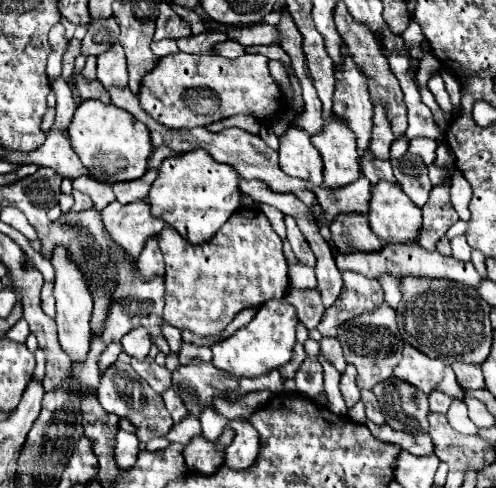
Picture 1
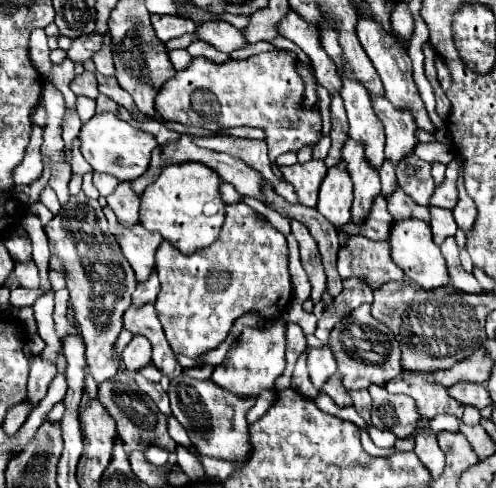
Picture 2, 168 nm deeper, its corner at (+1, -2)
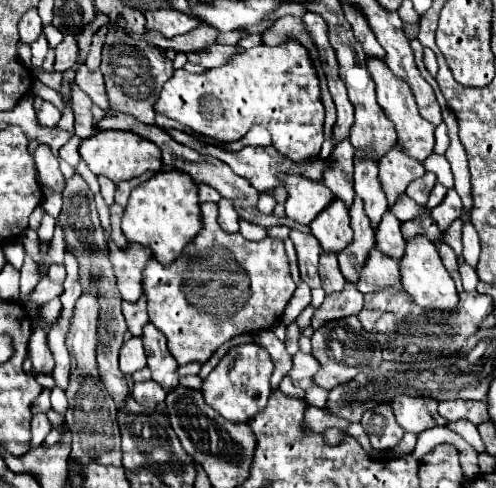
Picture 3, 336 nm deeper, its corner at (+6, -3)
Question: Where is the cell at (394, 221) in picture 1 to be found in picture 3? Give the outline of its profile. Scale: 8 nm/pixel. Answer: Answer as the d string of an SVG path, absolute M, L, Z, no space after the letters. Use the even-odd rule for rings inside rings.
M416 235L406 241L406 251L400 259L400 277L402 287L422 309L440 309L440 311L454 311L458 303L458 293L454 281L446 267L440 261L436 245L426 239L426 235Z

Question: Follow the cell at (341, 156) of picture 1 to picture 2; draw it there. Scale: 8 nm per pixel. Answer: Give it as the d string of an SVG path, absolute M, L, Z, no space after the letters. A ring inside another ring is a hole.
M345 162L331 168L319 190L317 210L323 218L327 218L333 226L341 228L351 222L351 202L353 202L353 186L351 178L345 170Z

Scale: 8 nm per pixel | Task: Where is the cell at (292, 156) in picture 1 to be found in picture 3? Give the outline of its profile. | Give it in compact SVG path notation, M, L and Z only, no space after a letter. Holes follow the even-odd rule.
M280 173L278 179L288 193L286 215L298 223L308 225L332 201L332 191L324 183L292 173Z

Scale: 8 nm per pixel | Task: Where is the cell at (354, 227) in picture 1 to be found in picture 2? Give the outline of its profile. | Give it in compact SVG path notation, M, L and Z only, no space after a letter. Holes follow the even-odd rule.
M351 236L347 246L339 250L337 270L341 278L361 278L373 290L381 288L385 282L403 280L403 272L391 262L391 246L365 236Z

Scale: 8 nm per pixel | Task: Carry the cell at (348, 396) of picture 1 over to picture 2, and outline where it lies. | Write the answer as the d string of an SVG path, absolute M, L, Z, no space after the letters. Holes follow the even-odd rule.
M333 374L325 384L323 384L323 394L327 394L337 406L351 406L351 398L347 394L347 390L341 384L339 374Z

